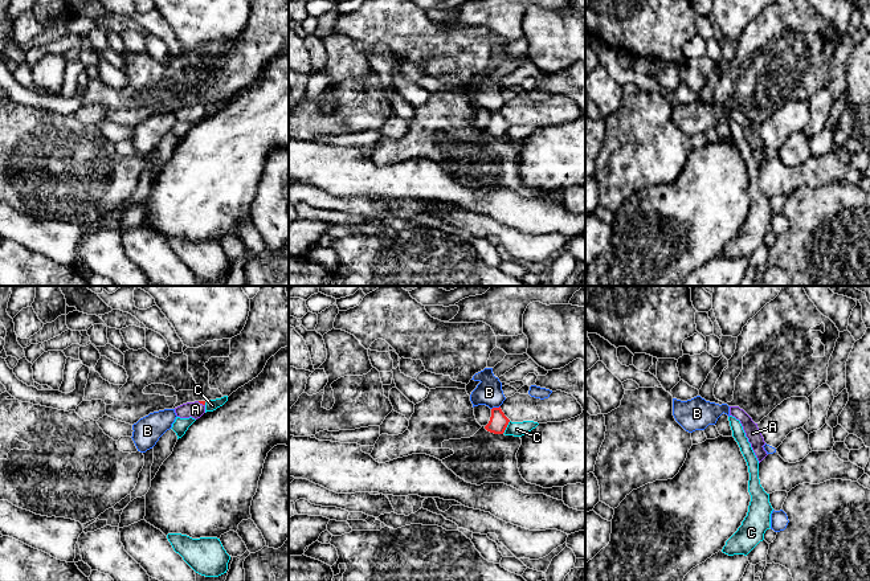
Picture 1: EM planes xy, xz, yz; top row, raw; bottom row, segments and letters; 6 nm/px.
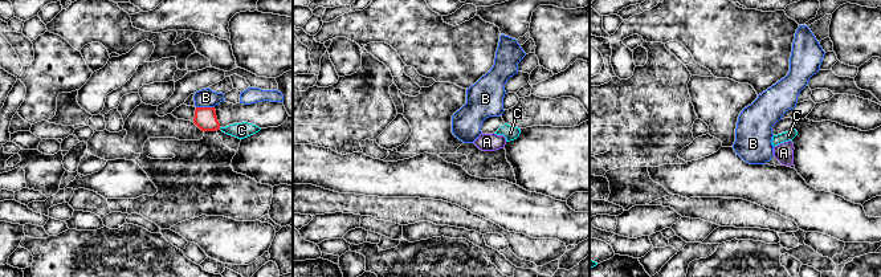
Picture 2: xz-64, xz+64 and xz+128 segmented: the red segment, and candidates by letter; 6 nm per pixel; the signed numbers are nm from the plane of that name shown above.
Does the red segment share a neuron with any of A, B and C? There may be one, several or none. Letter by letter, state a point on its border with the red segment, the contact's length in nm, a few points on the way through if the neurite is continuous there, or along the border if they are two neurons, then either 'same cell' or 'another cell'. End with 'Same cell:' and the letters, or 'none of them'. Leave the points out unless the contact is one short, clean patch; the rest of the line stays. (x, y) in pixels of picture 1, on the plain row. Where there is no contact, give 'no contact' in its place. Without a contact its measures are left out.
A: xy (201, 106) | 50 nm | across xy (203, 106), (201, 106), (195, 113) | same cell
B: xz (495, 111) | 60 nm | along xz (499, 109), (491, 113) | another cell
C: xz (506, 130) | 90 nm | along xz (510, 125), (502, 136) | another cell
Same cell: A

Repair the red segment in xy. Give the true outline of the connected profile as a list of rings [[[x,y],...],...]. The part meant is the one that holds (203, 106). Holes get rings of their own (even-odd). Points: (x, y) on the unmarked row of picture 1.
[[[205,105],[187,106],[175,111],[175,116],[180,122],[200,122],[205,116]]]

